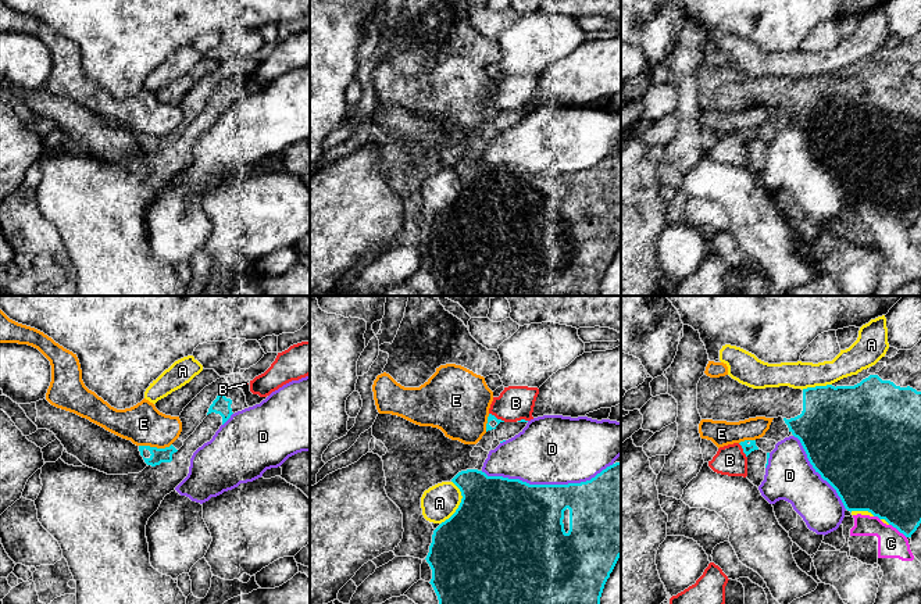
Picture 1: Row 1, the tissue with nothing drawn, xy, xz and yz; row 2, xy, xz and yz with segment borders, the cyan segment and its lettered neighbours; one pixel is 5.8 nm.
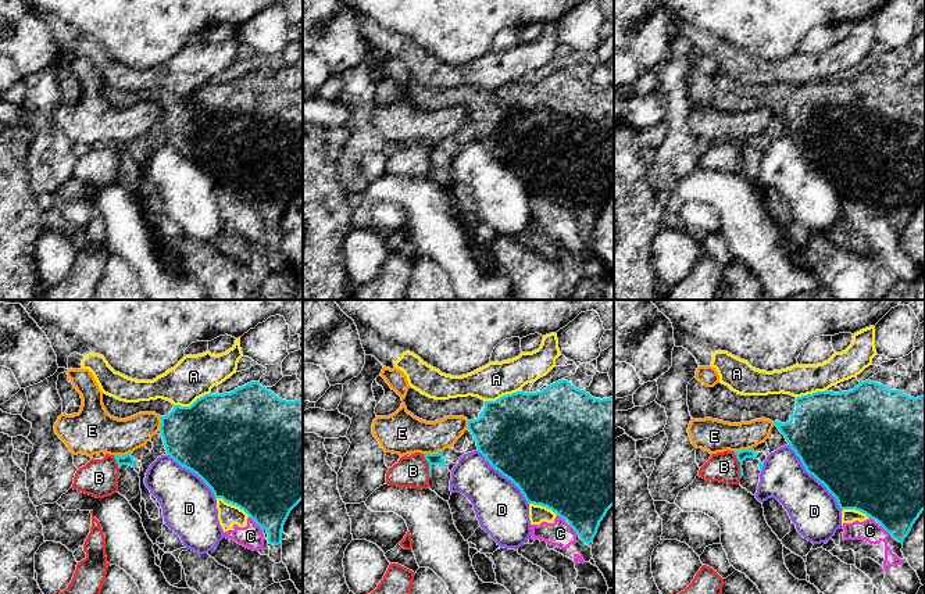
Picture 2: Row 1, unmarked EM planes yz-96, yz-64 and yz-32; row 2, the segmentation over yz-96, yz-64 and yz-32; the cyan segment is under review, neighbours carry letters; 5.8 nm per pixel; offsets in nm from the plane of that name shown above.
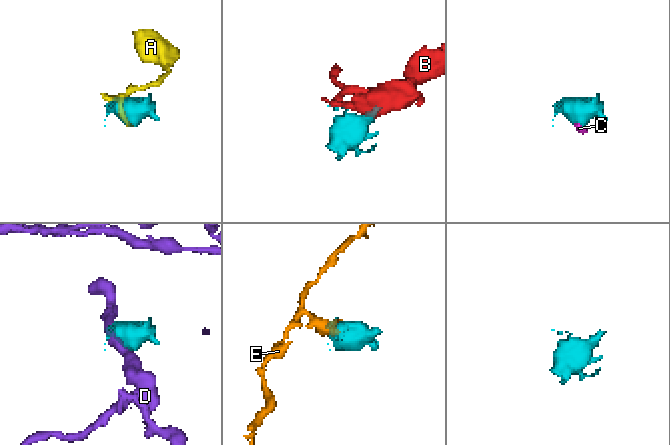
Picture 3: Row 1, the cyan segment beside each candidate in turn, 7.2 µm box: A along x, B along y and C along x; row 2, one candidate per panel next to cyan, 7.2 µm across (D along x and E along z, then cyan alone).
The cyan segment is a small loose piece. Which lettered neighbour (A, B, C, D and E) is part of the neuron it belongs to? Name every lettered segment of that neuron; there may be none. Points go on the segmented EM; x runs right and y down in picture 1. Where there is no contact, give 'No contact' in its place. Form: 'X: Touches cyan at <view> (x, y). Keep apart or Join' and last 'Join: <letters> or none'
A: Touches cyan at xz (460, 503). Keep apart
B: Touches cyan at xz (496, 418). Keep apart
C: Touches cyan at yz (898, 529). Keep apart
D: Touches cyan at xz (546, 485). Keep apart
E: Touches cyan at xy (154, 447). Keep apart
Join: none

